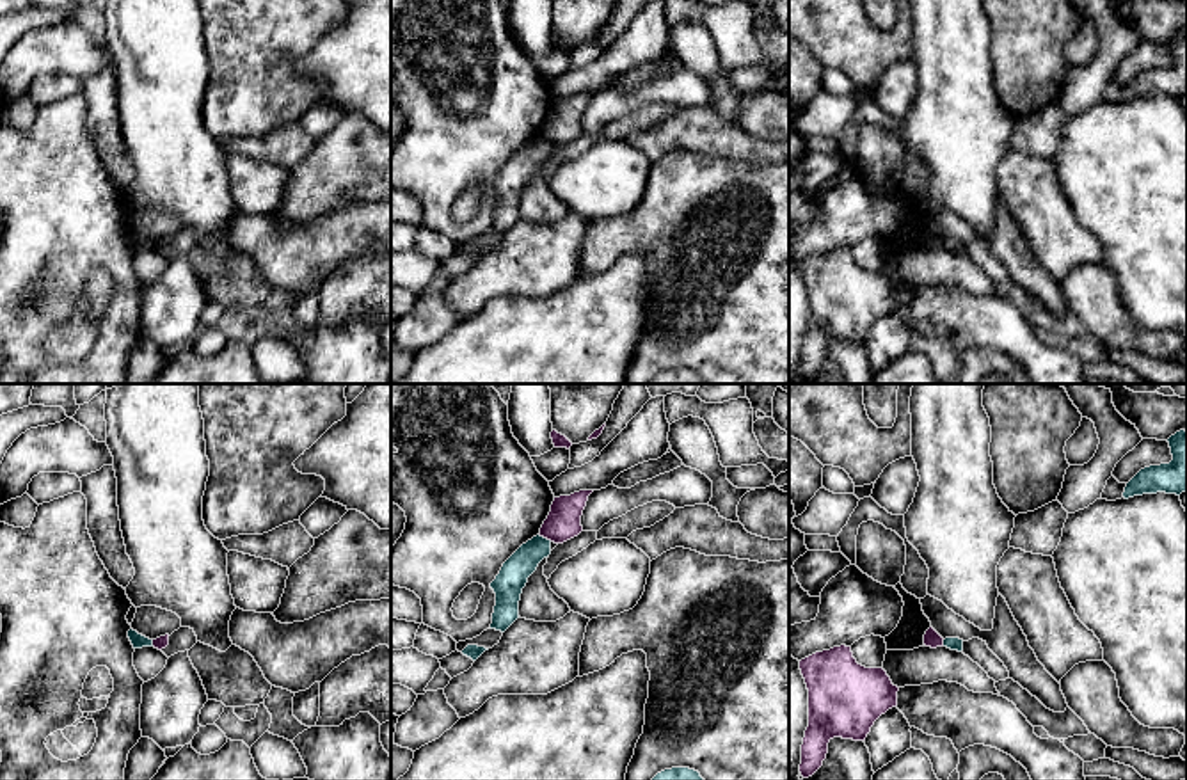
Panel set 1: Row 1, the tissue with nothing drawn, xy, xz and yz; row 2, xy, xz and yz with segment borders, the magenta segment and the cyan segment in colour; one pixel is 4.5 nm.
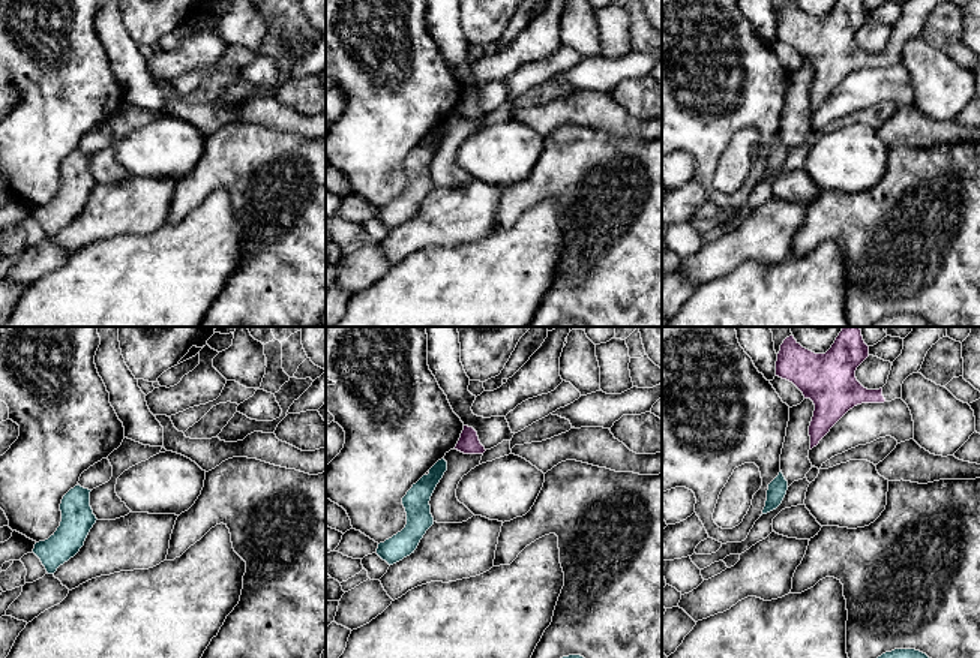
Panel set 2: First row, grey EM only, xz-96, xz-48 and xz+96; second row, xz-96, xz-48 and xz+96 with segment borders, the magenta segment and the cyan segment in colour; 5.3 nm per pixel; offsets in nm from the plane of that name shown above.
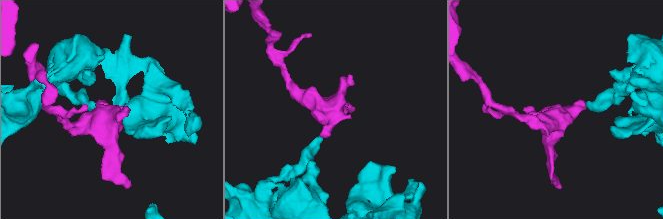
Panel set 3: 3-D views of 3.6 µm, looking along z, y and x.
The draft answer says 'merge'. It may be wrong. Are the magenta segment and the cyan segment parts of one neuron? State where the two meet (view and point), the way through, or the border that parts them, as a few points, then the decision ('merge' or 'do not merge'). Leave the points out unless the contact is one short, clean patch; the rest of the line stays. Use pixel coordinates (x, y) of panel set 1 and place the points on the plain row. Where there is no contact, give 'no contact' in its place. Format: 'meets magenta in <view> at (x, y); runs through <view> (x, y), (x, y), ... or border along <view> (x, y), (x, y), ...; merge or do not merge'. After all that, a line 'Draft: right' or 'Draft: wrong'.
meets magenta in xz at (546, 139); border along xz (539, 135), (551, 143); do not merge
Draft: wrong

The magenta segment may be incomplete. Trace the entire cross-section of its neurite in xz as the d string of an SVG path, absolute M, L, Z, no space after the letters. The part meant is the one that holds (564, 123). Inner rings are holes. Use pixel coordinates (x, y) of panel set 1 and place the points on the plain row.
M579 92L570 98L554 99L551 114L540 130L540 139L563 146L583 133L581 117L594 92Z

